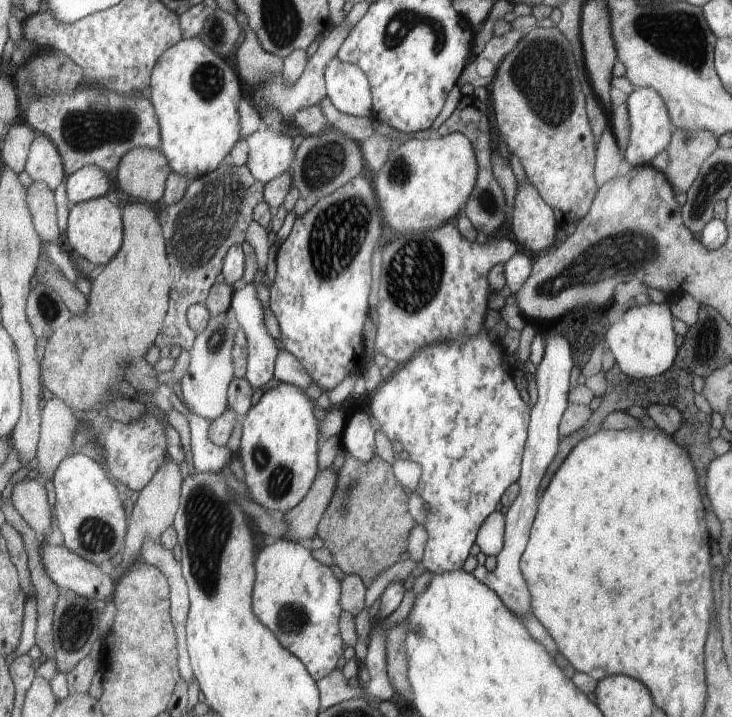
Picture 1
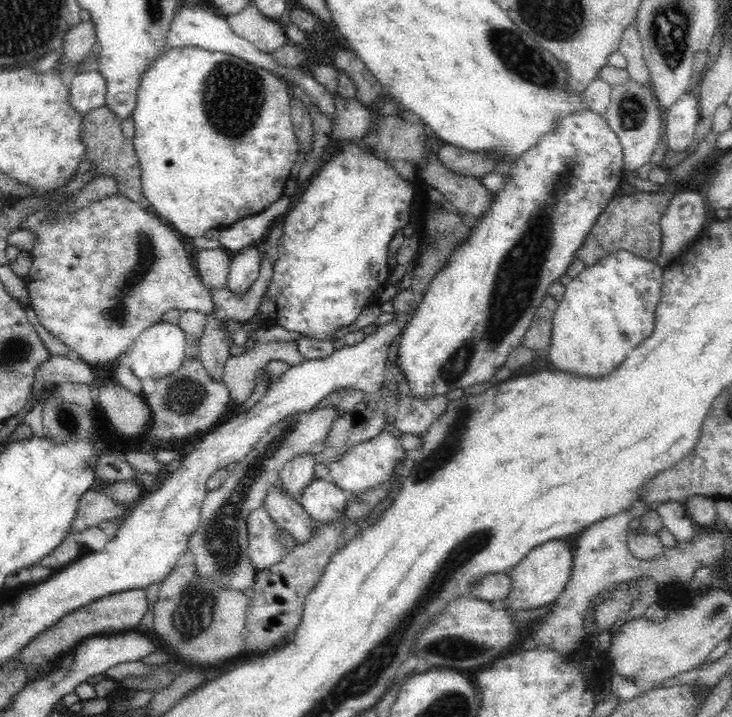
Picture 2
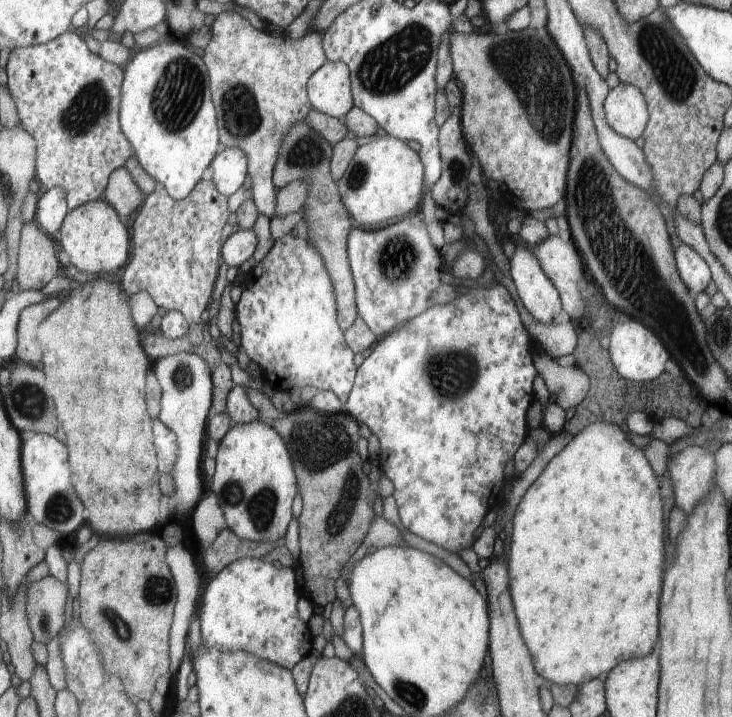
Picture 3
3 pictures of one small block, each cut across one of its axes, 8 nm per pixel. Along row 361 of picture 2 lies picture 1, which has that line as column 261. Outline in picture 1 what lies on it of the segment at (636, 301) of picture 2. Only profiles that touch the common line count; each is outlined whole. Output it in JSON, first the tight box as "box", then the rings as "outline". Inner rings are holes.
{"box":[252,539,343,679],"outline":[[[277,539],[257,552],[252,610],[257,620],[279,638],[281,646],[300,659],[313,679],[327,676],[343,654],[337,632],[339,582],[327,566],[311,556],[307,544]]]}

